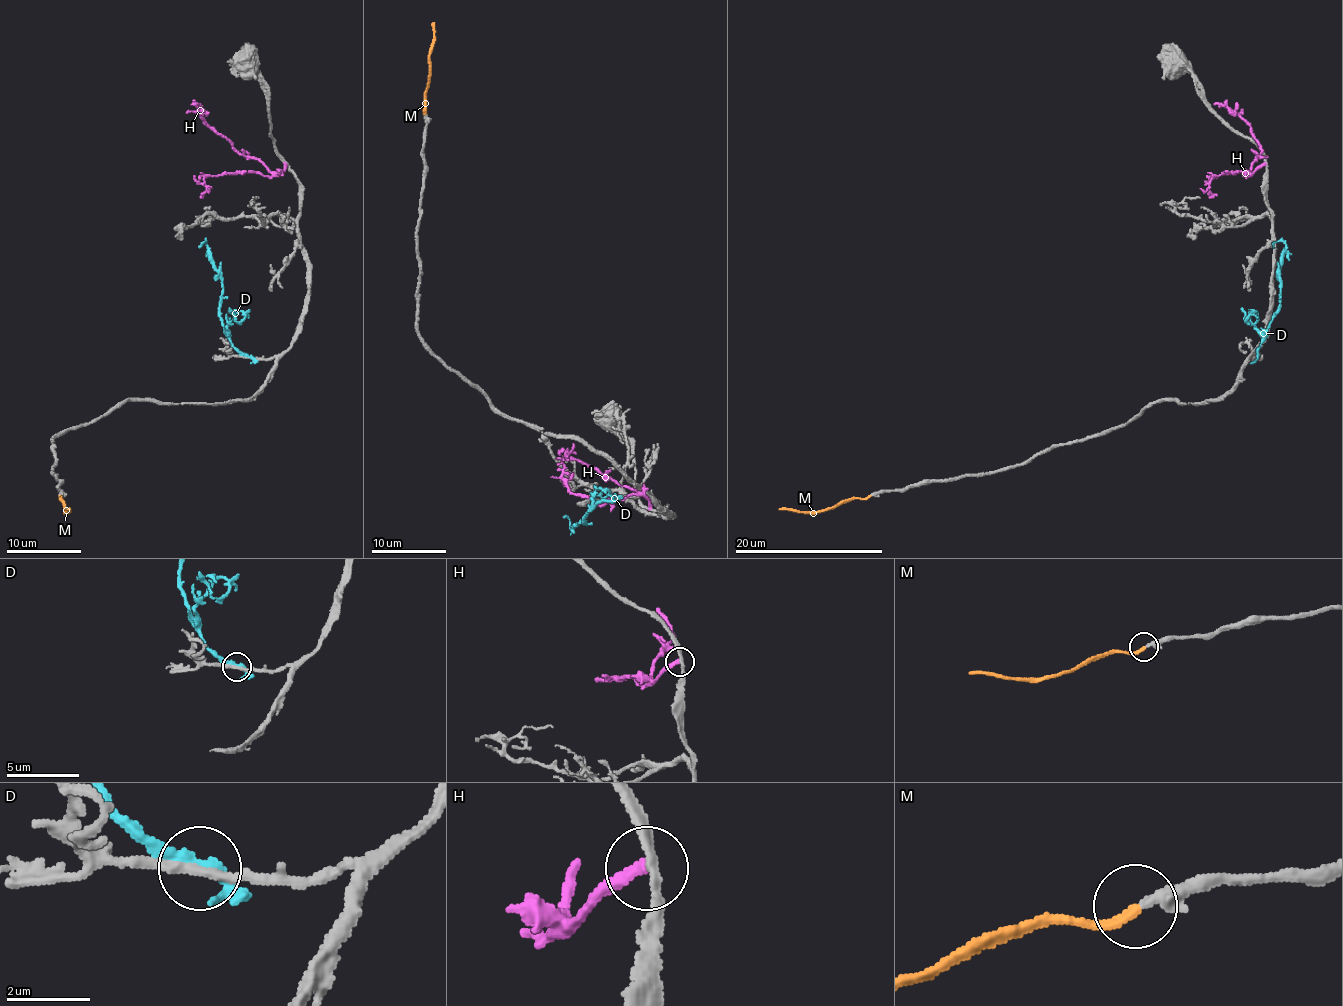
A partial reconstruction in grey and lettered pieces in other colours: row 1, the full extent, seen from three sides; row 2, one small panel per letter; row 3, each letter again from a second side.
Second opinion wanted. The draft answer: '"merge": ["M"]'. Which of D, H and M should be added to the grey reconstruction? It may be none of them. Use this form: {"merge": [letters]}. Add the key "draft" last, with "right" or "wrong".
{"merge": ["M"], "draft": "right"}

